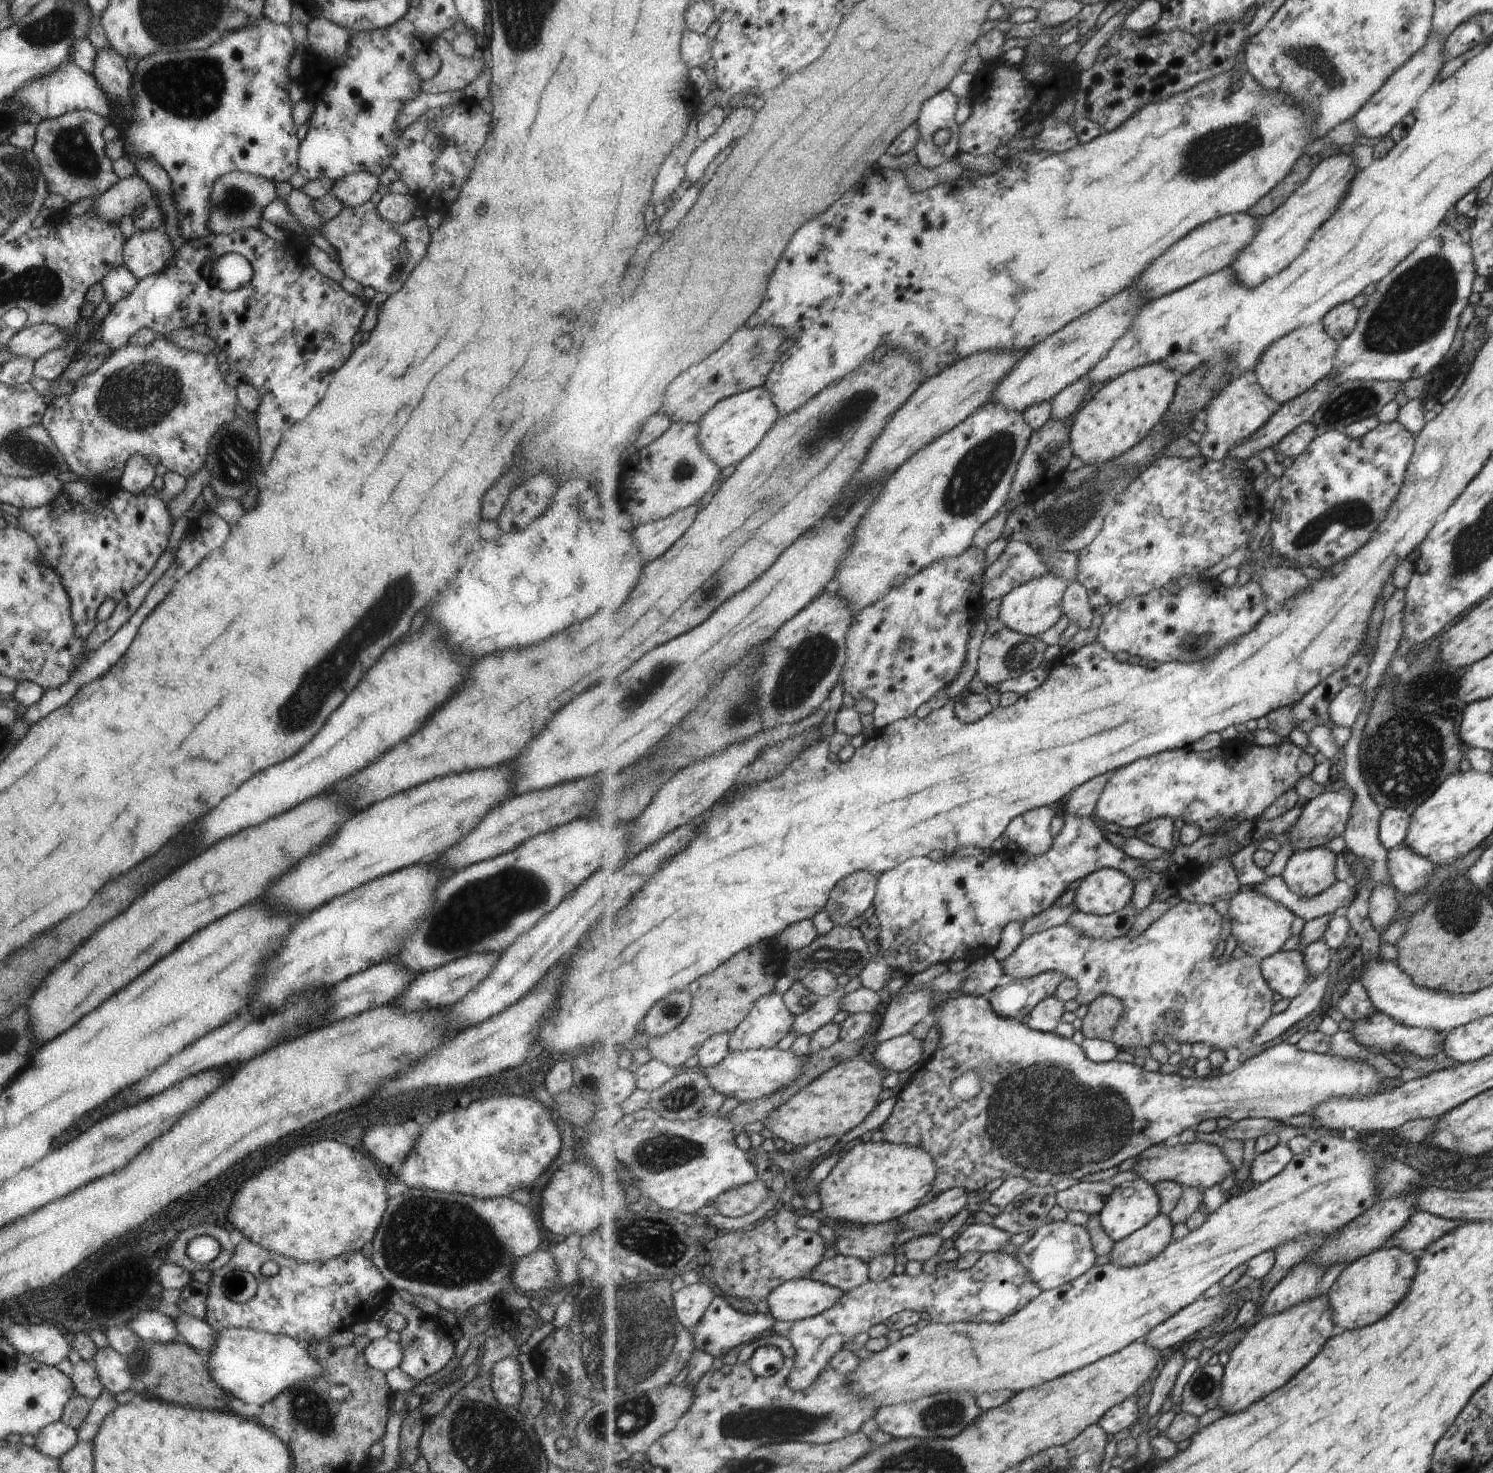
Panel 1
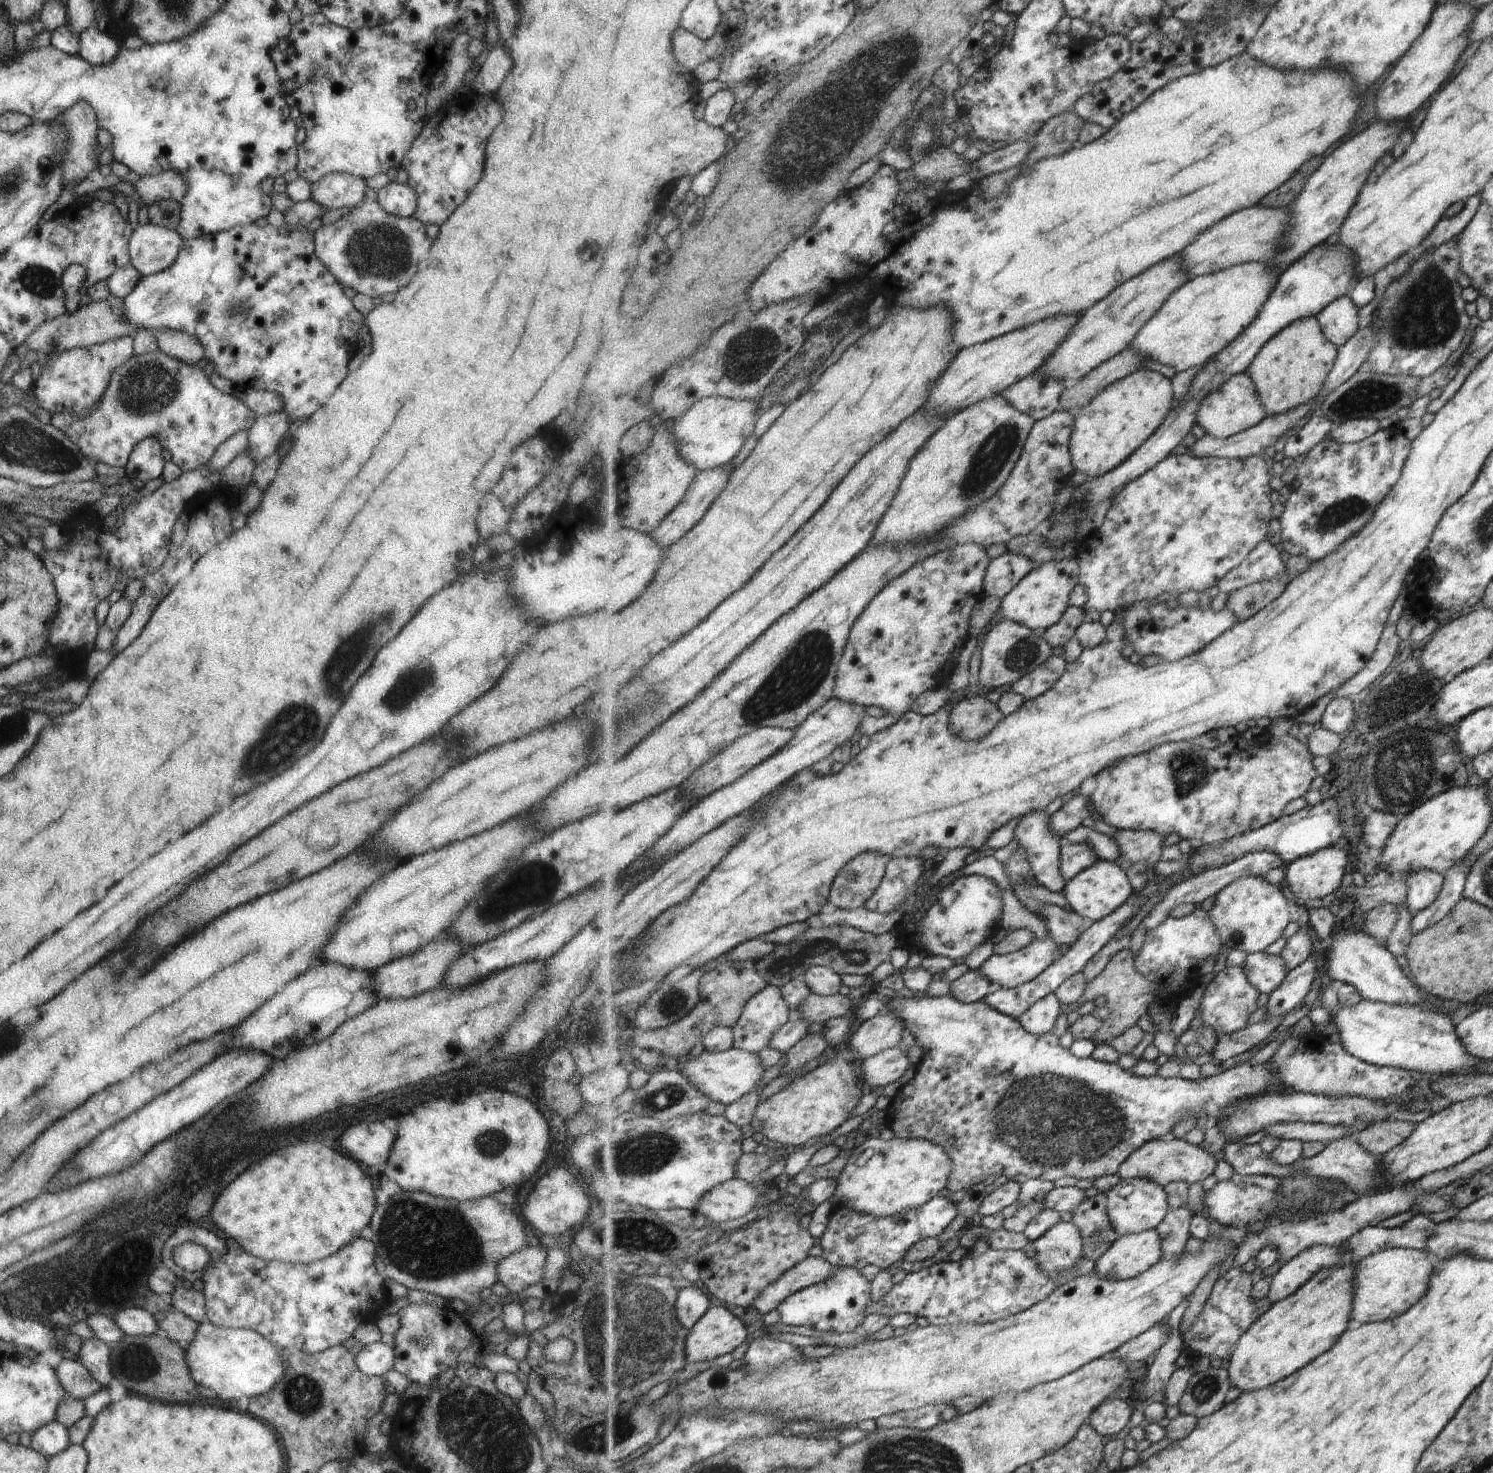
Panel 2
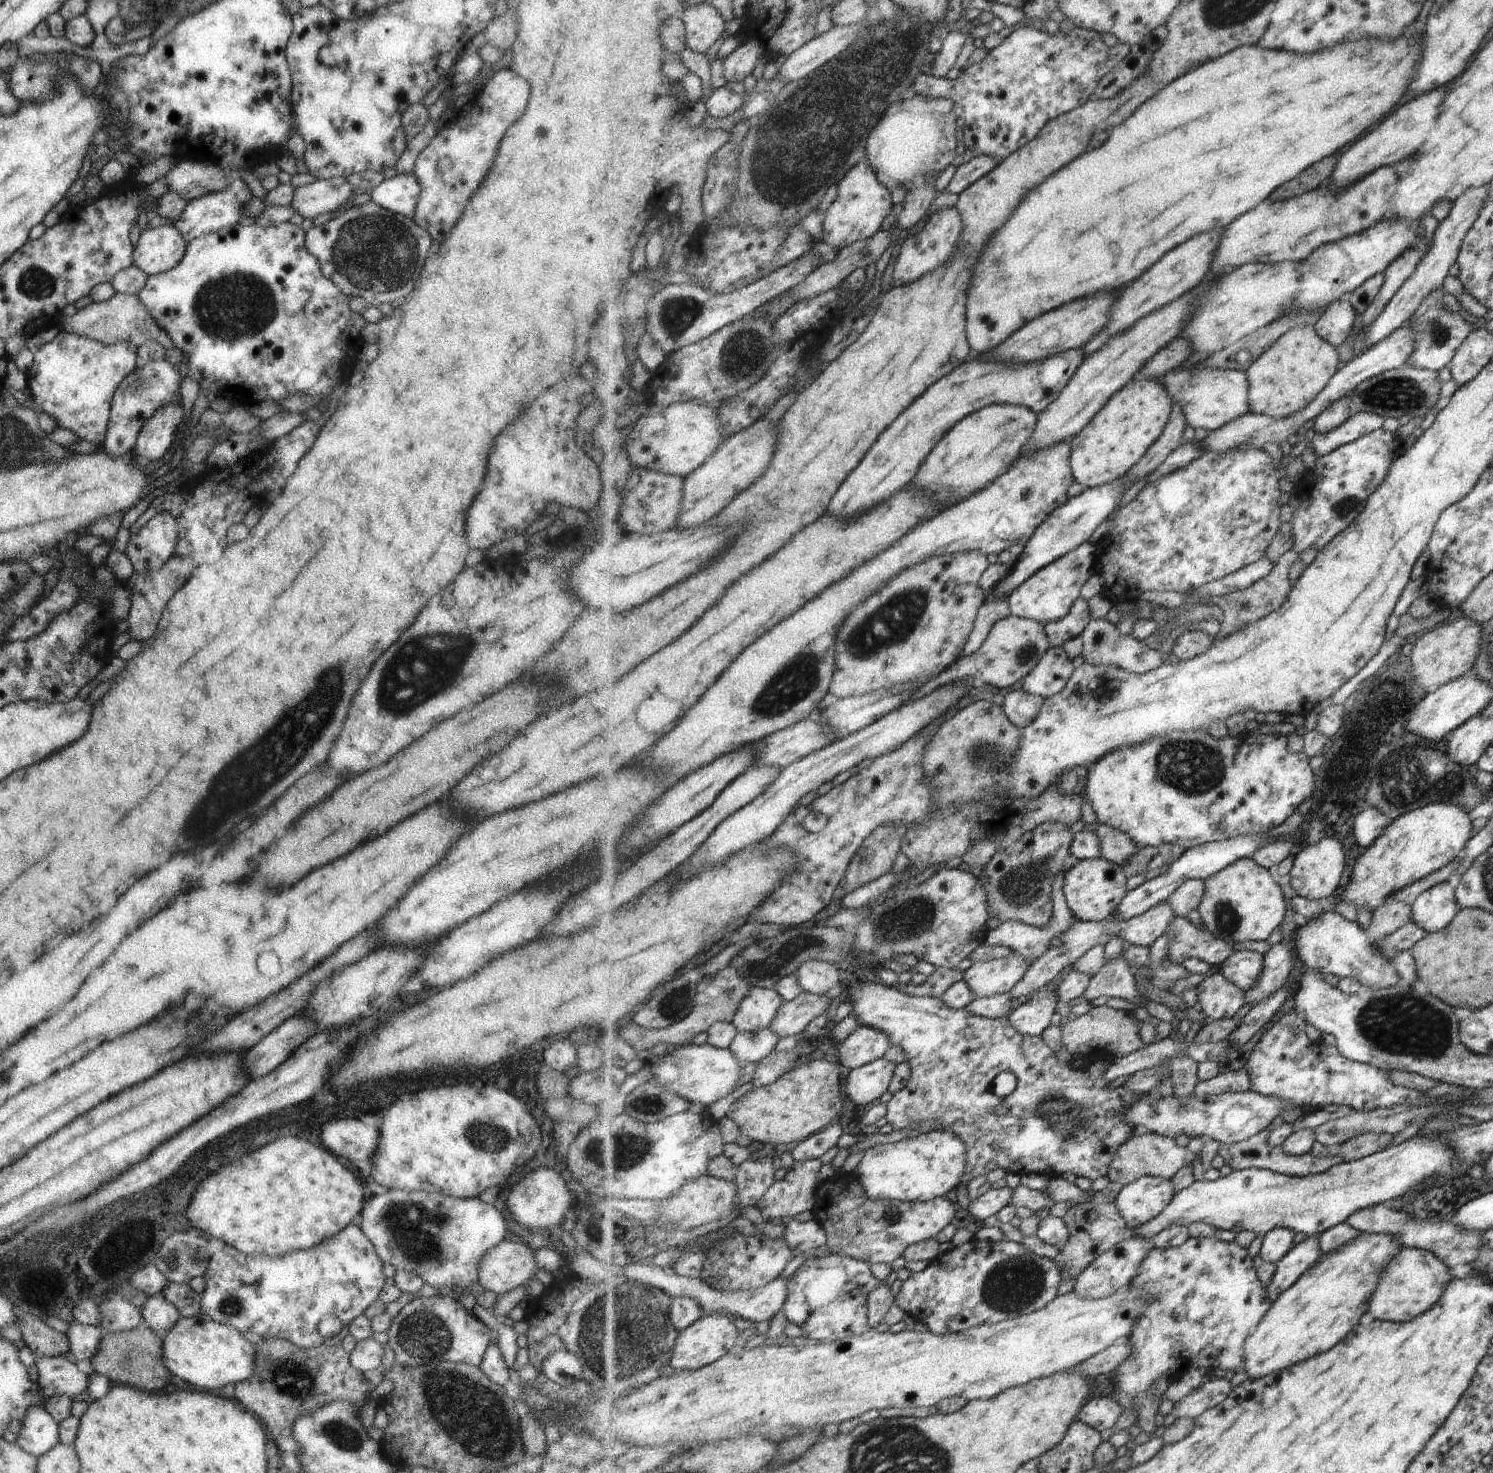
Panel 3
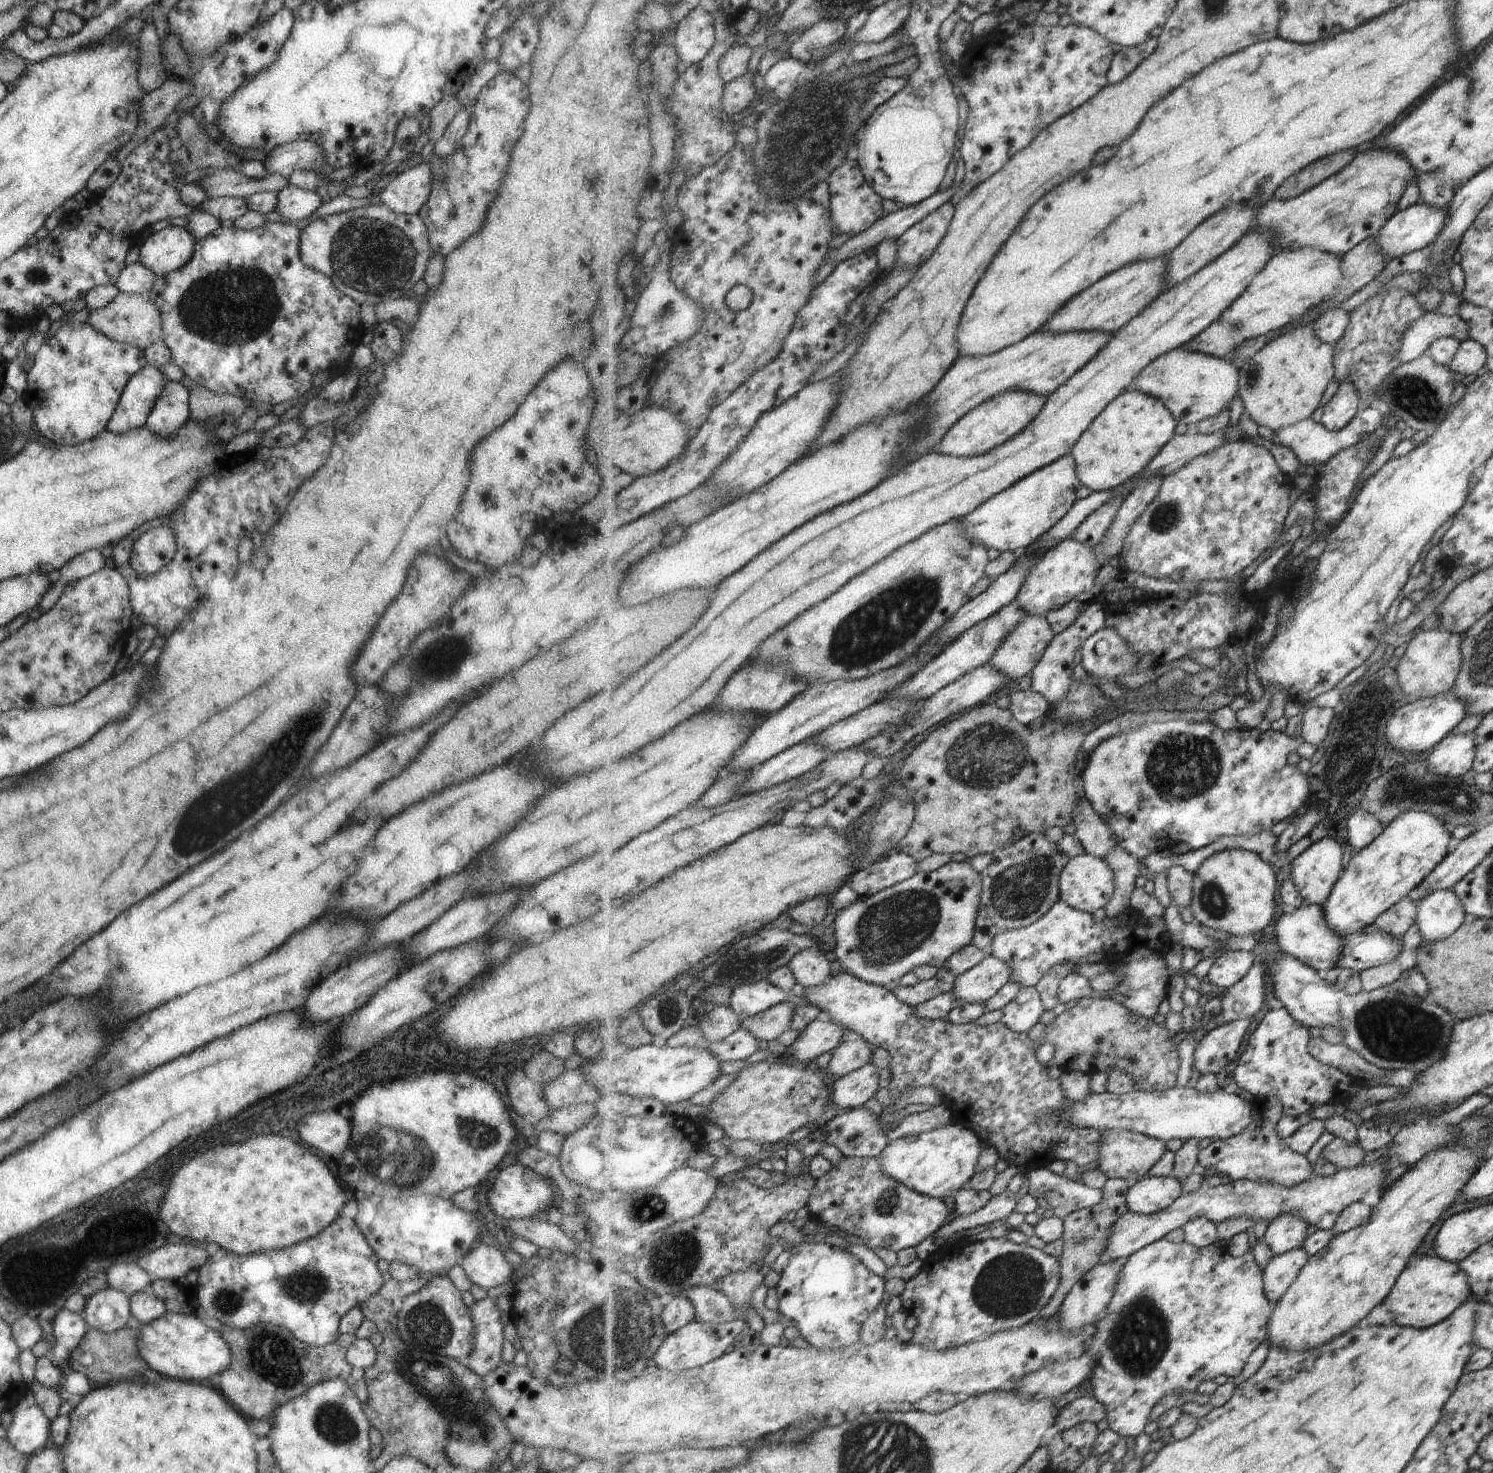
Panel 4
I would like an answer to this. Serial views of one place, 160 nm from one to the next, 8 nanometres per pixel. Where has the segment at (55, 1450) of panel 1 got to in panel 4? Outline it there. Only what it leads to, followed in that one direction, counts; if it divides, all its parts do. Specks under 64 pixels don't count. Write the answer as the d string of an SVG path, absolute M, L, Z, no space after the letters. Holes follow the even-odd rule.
M25 1391L12 1411L12 1419L5 1433L7 1442L17 1452L30 1455L43 1448L49 1429L49 1419L36 1405L32 1392Z

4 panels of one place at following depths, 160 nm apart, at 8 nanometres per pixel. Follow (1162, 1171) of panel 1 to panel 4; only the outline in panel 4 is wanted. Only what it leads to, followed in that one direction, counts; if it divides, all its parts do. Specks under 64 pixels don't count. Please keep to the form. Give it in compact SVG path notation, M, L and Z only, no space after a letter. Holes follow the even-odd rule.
M1125 1130L1104 1132L1099 1144L1099 1169L1107 1175L1108 1179L1123 1178L1132 1182L1132 1184L1137 1182L1137 1178L1143 1178L1167 1152L1164 1140Z

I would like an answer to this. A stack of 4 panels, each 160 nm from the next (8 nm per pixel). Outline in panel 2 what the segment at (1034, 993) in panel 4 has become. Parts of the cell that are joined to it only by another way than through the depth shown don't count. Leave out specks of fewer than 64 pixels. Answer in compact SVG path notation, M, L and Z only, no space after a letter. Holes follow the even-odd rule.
M1055 993L1048 994L1033 1004L1018 1021L1027 1032L1035 1036L1050 1033L1061 1016L1061 1003Z

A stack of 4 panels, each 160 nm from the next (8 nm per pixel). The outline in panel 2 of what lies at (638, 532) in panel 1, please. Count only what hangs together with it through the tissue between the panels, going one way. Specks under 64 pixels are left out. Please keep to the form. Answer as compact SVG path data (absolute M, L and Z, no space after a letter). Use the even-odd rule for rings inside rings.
M727 464L699 472L695 477L694 483L690 486L681 504L671 512L665 521L659 525L657 530L651 532L651 536L665 548L670 547L673 543L679 542L686 534L695 529L695 526L703 520L703 517L710 512L710 508L715 504L715 501L723 494L727 486L730 485L732 474L736 468L731 468Z

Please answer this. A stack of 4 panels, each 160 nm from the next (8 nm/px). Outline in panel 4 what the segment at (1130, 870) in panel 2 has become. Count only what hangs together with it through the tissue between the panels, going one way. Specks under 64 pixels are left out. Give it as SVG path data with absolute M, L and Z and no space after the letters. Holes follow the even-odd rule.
M1086 797L1080 799L1075 807L1073 824L1076 827L1075 836L1087 853L1102 858L1117 846L1110 826L1097 814Z

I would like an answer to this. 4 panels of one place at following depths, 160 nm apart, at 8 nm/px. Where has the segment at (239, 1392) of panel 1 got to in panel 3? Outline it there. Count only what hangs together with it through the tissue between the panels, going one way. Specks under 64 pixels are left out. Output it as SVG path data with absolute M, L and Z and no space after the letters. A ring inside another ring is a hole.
M200 1312L194 1317L179 1317L161 1338L162 1365L191 1389L209 1392L225 1384L235 1385L254 1374L253 1344L245 1340L238 1330L209 1320Z

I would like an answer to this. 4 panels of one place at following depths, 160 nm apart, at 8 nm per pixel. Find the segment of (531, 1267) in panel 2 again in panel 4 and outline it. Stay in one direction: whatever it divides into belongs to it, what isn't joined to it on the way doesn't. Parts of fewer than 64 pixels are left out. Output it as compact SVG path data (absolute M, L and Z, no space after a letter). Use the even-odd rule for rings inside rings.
M479 1245L460 1260L460 1267L472 1284L487 1290L508 1282L513 1269L497 1248Z

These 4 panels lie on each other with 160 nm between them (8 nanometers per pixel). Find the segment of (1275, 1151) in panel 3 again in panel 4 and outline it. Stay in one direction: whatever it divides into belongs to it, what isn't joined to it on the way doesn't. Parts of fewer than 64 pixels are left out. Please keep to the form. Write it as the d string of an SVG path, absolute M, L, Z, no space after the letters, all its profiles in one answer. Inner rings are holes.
M1253 1095L1247 1100L1251 1107L1252 1119L1241 1134L1231 1135L1228 1139L1212 1141L1200 1150L1198 1164L1204 1169L1211 1168L1216 1174L1229 1176L1232 1181L1250 1180L1255 1183L1275 1183L1284 1187L1296 1187L1314 1177L1314 1165L1307 1156L1294 1151L1278 1135L1278 1122L1285 1115L1284 1104L1278 1096L1266 1097Z

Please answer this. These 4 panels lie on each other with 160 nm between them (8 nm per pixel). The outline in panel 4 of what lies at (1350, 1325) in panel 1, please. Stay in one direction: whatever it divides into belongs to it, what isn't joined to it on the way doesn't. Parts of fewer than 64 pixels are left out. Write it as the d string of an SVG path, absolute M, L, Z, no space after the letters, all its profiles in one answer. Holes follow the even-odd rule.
M1432 1254L1417 1258L1413 1266L1402 1270L1390 1296L1383 1303L1391 1309L1395 1325L1429 1329L1438 1322L1445 1321L1459 1305L1472 1298L1467 1275L1458 1264L1444 1261Z

